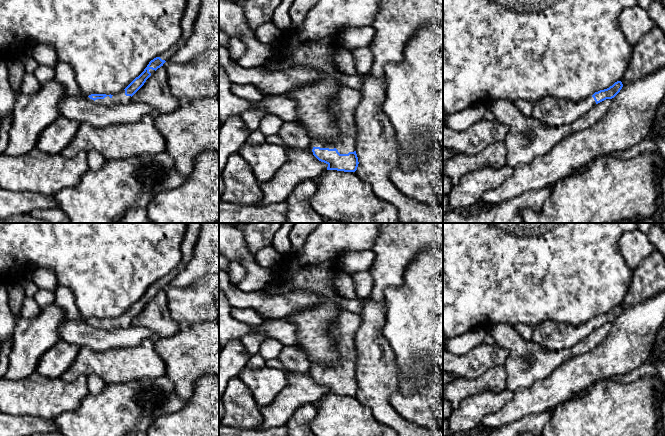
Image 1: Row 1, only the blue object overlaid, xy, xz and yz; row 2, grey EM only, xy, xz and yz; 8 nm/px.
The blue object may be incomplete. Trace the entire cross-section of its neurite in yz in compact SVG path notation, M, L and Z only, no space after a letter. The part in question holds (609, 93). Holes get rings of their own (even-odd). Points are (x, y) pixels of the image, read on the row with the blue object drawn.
M617 81L609 88L595 92L593 95L578 102L556 97L546 97L533 103L534 108L532 116L548 125L571 125L595 104L606 99L614 98L622 87L622 82Z

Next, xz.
M343 87L328 104L328 108L340 129L339 138L333 143L311 141L313 155L328 165L327 170L344 172L357 170L359 162L355 146L358 131L355 110L361 99L360 90Z

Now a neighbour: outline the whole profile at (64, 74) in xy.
M58 61L54 66L55 77L54 79L58 81L64 88L64 97L65 96L75 96L77 98L83 98L84 95L81 92L76 78L75 73L70 64Z

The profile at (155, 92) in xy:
M164 66L158 68L131 97L131 101L150 105L161 114L168 114L177 110L181 102L176 99L168 84L167 71Z

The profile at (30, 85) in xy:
M26 73L23 77L20 92L30 95L36 93L41 87L41 84L36 79L33 73Z

